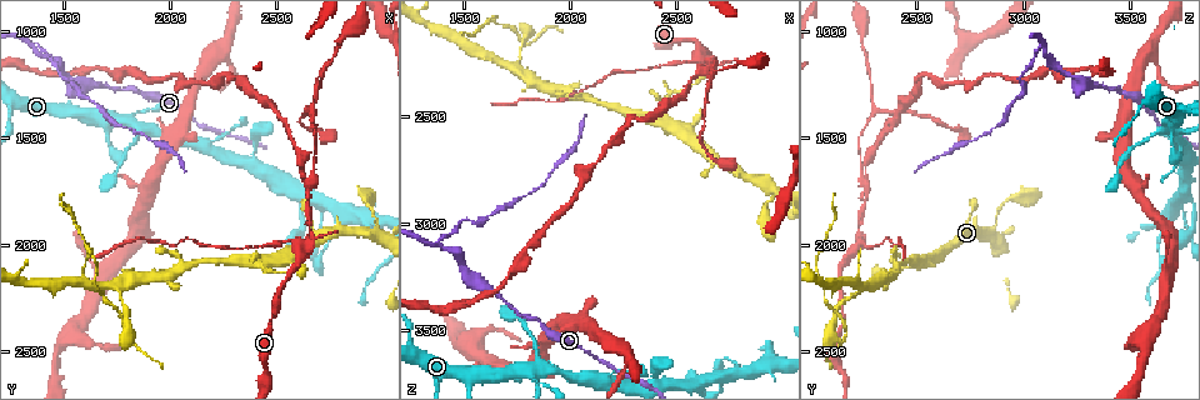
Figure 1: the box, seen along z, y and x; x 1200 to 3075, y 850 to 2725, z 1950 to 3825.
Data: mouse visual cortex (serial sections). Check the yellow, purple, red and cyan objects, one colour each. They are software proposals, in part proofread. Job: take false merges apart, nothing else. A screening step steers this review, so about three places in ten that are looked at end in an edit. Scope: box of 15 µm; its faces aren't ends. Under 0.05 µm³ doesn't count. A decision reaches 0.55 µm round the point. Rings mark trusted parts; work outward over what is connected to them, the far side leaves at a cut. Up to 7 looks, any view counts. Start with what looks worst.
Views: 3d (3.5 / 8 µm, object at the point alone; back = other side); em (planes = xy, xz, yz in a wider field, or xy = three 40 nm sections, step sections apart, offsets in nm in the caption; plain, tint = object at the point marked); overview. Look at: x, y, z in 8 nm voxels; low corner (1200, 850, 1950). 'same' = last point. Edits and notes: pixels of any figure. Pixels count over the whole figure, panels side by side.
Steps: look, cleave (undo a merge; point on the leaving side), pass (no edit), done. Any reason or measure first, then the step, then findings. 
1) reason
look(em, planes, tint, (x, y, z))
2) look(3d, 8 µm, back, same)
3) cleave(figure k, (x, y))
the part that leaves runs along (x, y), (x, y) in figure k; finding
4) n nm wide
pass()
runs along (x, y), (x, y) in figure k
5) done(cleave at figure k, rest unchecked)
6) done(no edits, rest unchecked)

branch point
look(3d, 3.5 µm, (1370, 1080, 3100))

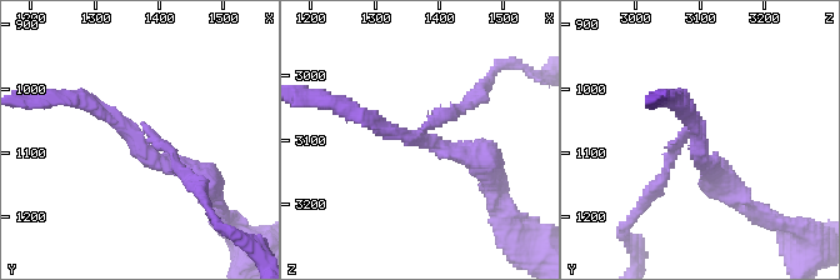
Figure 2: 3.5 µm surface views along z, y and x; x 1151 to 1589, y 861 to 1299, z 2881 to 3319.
3 arms; arms of 100, 200, 250 nm
look(em, xy, step 3, tint, (1370, 1085, 3100))

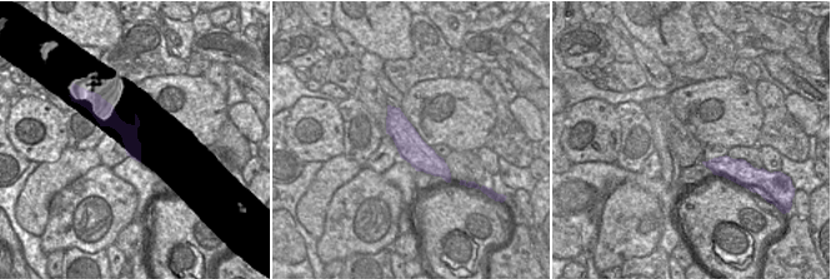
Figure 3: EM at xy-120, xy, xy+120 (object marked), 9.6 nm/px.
cut it another way
look(em, xy, step 5, tint, same)

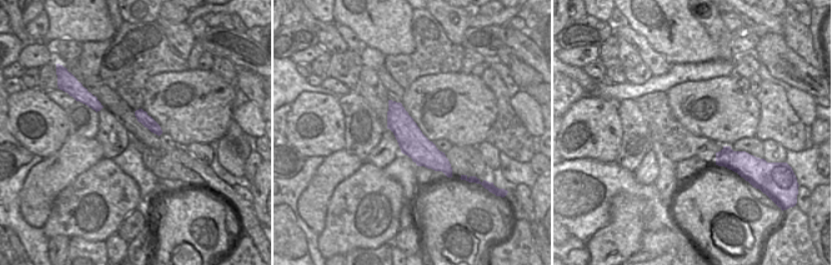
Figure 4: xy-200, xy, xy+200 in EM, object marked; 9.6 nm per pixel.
260 nm wide
cleave(figure 2, (669, 163))
the part that leaves runs along (689, 133), (630, 216) in figure 2; two cells meet here

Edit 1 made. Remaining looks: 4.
see it whole again
look(overview)

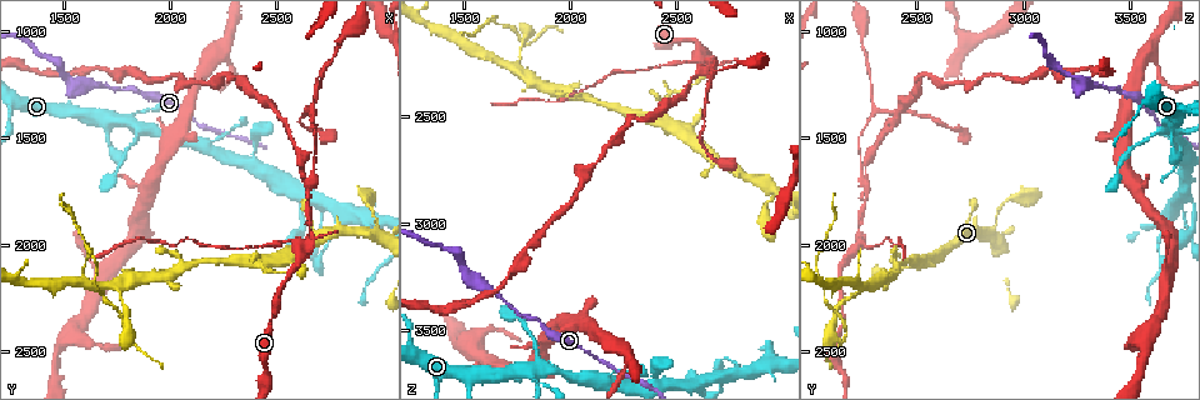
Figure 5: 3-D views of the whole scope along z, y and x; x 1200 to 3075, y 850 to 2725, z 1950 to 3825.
narrows sharply
look(3d, 3.5 µm, (2600, 2030, 2200))

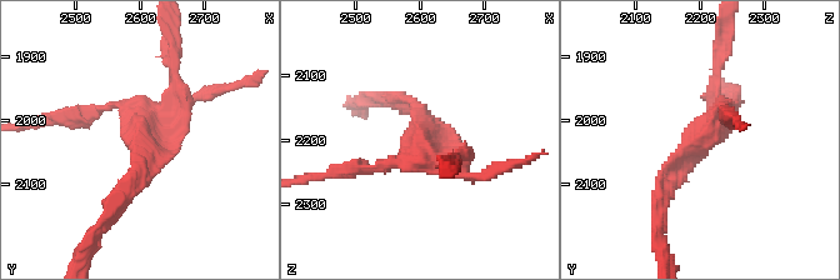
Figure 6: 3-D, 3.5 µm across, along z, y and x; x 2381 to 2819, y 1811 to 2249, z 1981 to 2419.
need the tissue
look(em, xy, step 2, tint, (2605, 2025, 2215))

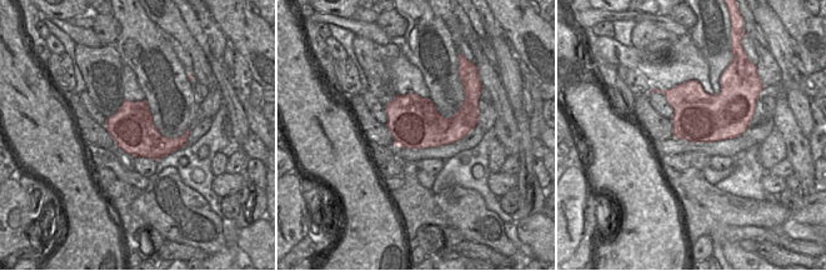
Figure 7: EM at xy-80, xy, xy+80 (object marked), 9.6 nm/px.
cleave(figure 6, (488, 173))
a second cell is stuck on

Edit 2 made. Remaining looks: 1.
done(cleave at figure 2, cleave at figure 6, rest unchecked)

